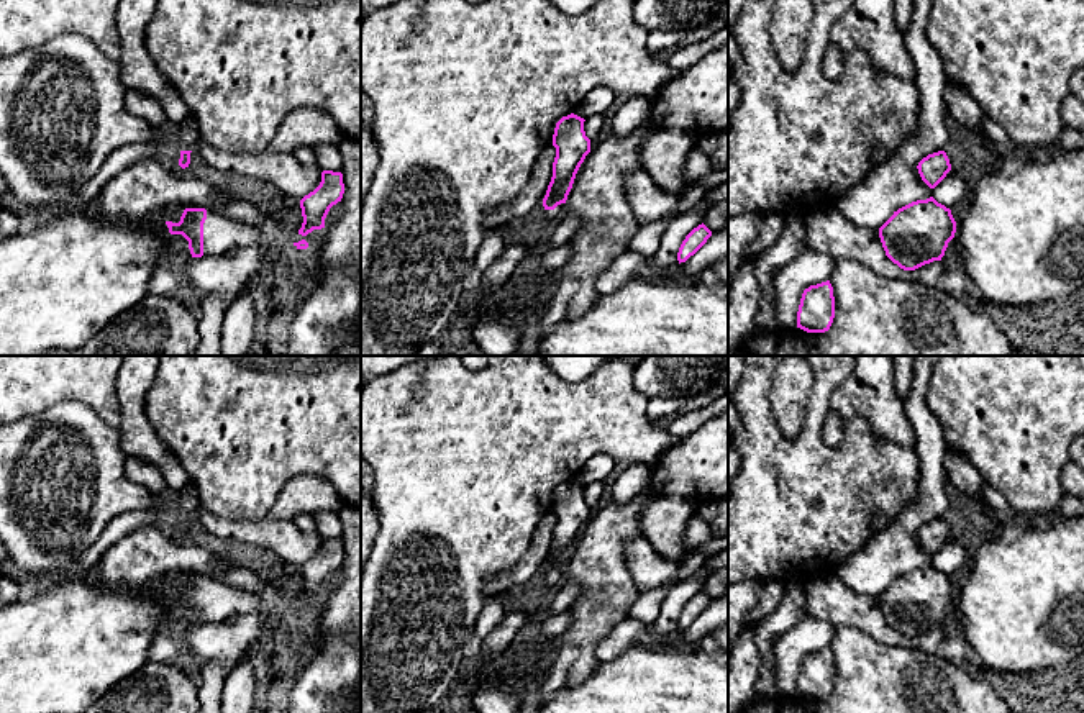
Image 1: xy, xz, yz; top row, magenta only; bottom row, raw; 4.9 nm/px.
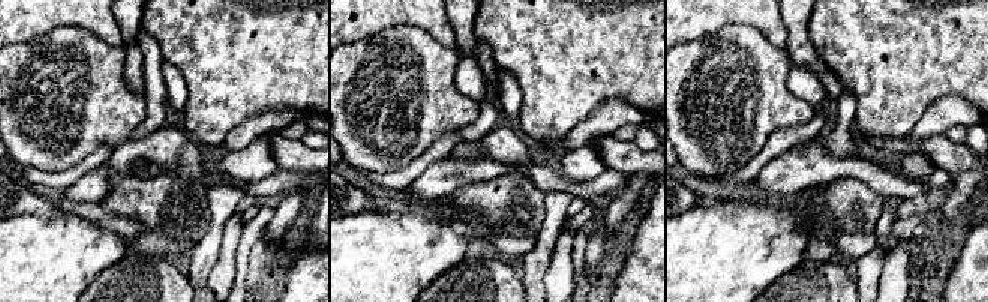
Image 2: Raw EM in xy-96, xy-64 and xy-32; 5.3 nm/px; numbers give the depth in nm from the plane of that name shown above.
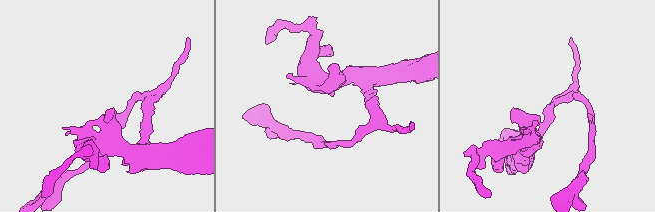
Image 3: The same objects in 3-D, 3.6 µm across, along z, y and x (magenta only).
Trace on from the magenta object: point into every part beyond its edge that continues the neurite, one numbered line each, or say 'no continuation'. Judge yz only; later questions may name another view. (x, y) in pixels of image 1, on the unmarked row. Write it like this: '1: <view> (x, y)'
no continuation

